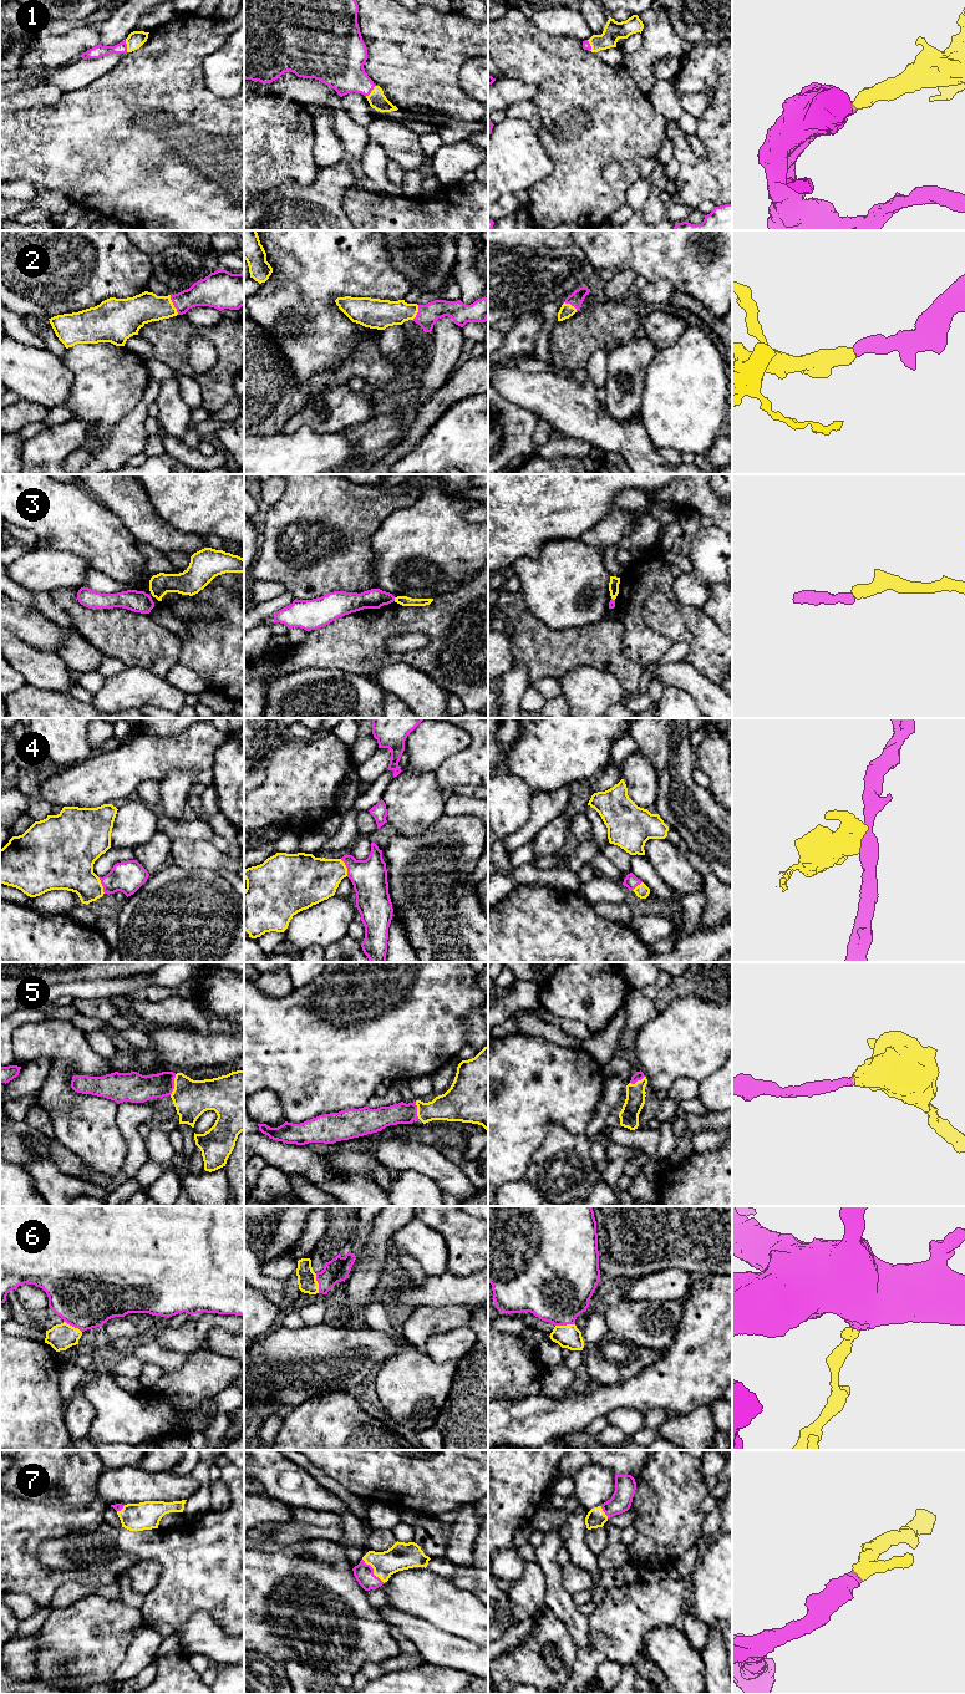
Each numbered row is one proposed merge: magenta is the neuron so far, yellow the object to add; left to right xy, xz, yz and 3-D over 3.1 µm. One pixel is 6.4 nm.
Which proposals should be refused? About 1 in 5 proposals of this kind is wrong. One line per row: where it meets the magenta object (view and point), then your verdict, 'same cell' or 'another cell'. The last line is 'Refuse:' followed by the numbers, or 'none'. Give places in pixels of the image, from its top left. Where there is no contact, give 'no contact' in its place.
1: contact xz (371, 90); same cell
2: contact xy (173, 304); same cell
3: contact xz (394, 599); another cell
4: contact xz (346, 866); same cell
5: contact xy (173, 1084); same cell
6: contact xz (318, 1282); same cell
7: contact xz (372, 1571); same cell
Refuse: 3

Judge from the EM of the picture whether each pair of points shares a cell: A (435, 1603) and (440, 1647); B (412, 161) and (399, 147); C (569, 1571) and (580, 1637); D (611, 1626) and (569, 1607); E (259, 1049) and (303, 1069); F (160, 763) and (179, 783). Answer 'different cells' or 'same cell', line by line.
A: different cells
B: same cell
C: different cells
D: different cells
E: same cell
F: different cells

